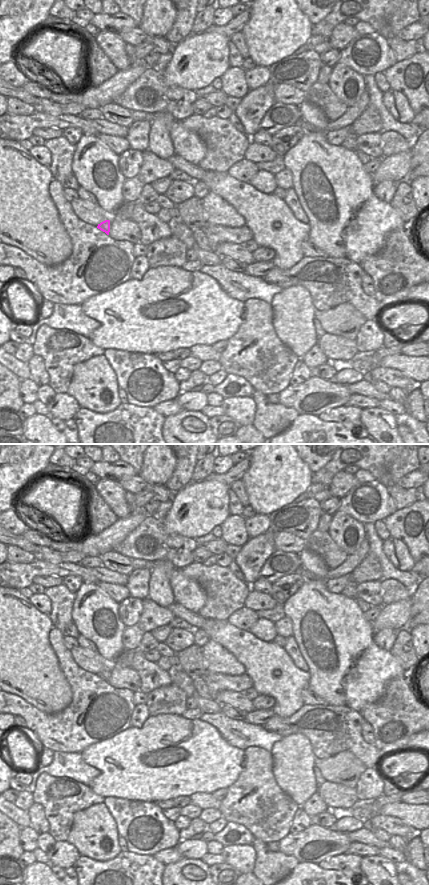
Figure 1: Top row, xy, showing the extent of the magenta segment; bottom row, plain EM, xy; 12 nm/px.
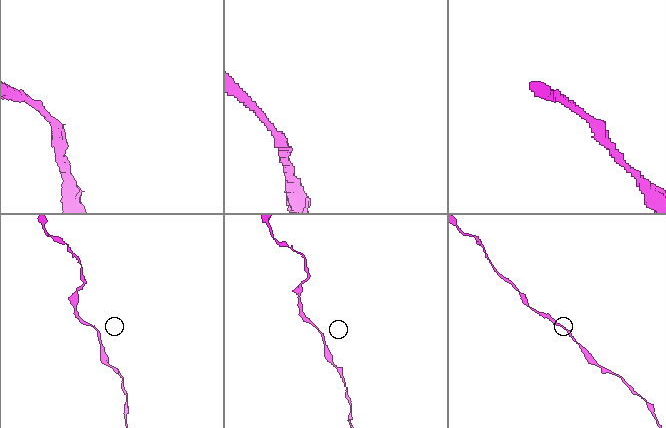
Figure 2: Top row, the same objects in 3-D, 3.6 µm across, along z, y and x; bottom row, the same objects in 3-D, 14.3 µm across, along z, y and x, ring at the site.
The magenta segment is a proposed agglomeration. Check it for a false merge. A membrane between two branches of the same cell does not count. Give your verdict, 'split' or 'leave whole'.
leave whole

